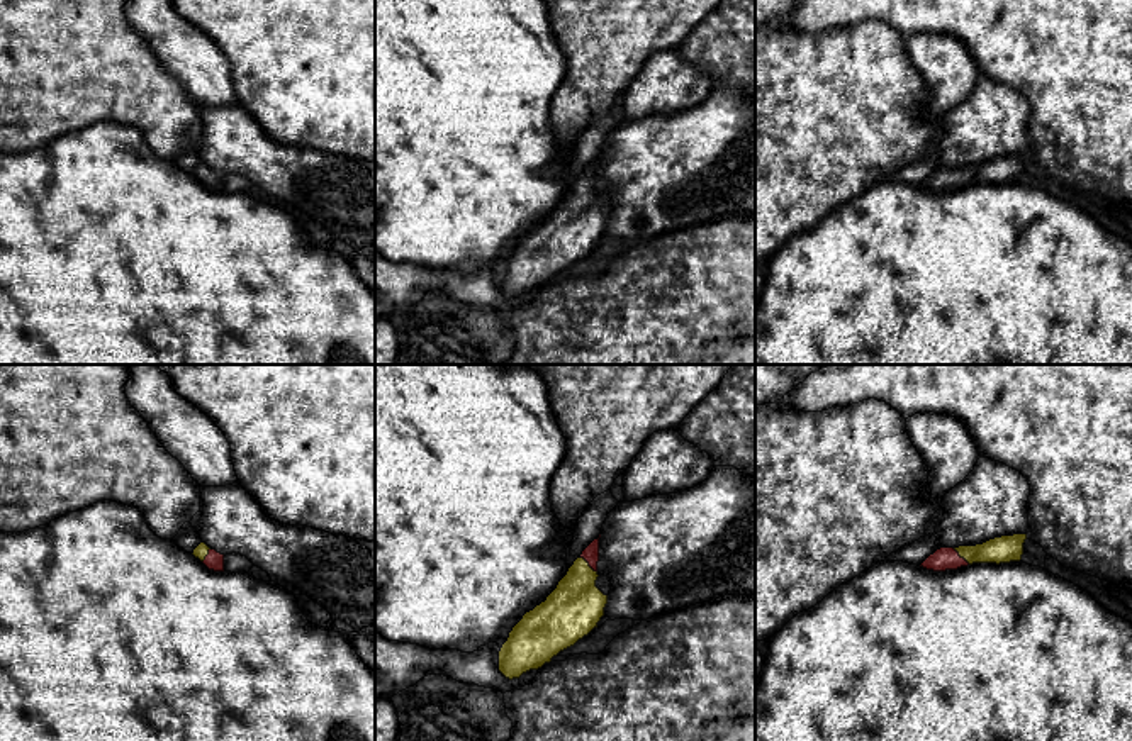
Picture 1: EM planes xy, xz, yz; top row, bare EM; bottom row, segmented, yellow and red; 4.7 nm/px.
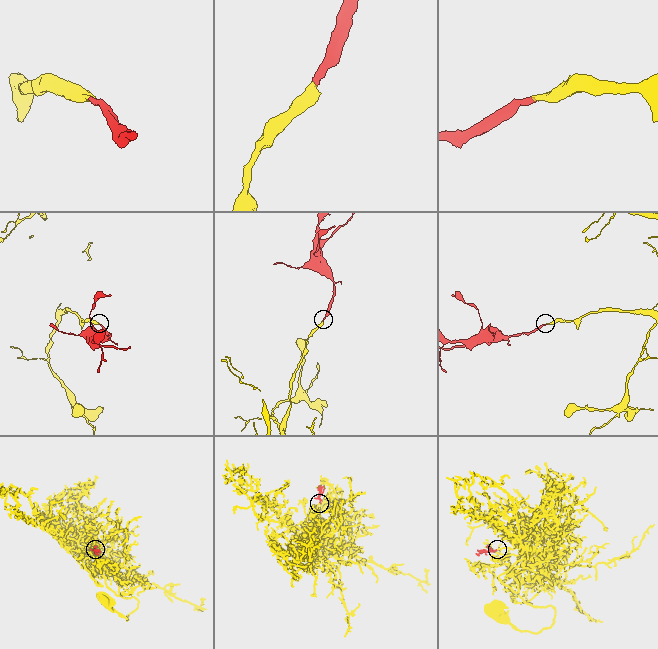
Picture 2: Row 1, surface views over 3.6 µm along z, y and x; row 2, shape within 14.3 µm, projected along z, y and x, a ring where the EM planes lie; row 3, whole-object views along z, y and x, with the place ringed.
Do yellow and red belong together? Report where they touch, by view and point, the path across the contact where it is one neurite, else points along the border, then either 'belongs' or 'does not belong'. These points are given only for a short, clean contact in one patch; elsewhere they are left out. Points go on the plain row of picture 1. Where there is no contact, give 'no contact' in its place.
meets yellow in xz at (588, 185); runs through xz (576, 226), (576, 212), (588, 185), (591, 173); belongs

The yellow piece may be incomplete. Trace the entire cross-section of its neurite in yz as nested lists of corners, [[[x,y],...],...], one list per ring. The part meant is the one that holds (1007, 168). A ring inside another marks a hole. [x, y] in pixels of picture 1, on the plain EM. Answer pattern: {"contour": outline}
{"contour": [[[1013,154],[989,159],[976,166],[940,168],[920,187],[933,192],[957,190],[972,183],[1020,181],[1027,154]]]}

